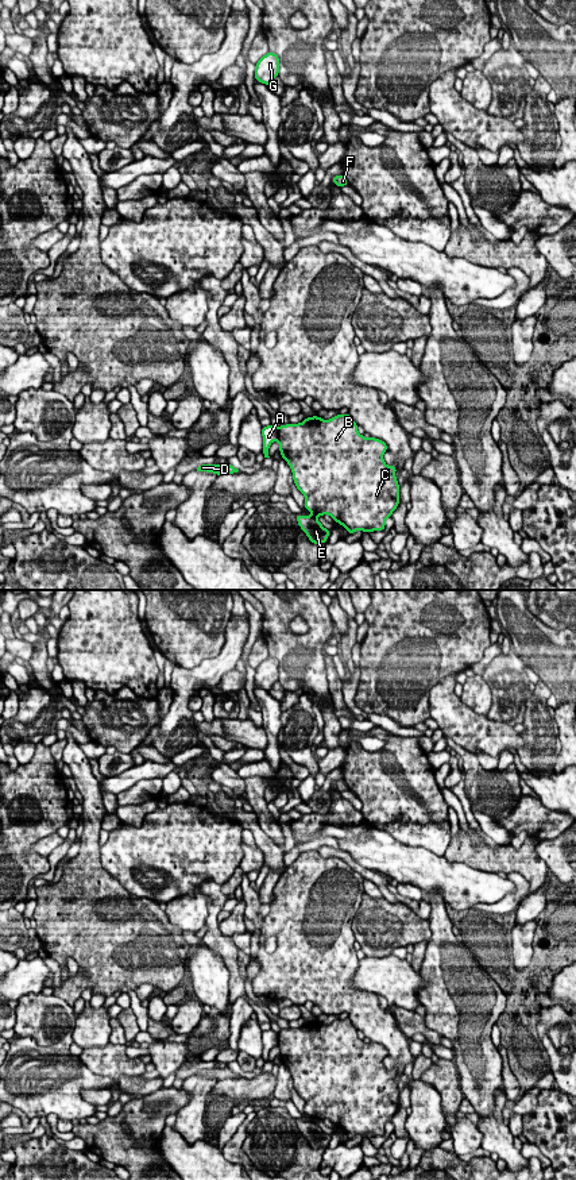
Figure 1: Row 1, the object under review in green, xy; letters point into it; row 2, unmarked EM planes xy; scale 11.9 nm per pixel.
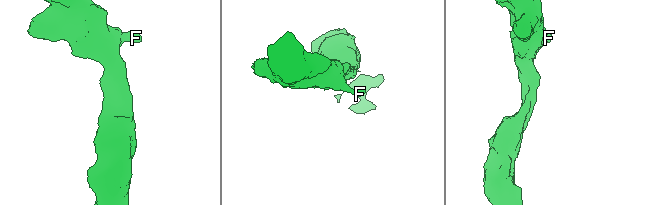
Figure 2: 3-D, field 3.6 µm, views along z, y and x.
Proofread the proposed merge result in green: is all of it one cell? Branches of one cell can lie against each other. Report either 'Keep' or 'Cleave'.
Cleave

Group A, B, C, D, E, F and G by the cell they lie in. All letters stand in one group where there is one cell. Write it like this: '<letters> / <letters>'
A D E / B C F G

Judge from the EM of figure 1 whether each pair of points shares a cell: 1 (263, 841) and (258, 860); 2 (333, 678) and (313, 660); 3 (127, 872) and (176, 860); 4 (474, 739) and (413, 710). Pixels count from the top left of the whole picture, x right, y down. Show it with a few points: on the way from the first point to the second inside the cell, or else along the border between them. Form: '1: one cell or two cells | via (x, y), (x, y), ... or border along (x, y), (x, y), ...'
1: two cells | border along (255, 845), (266, 863)
2: two cells | border along (324, 655), (329, 694)
3: one cell | via (136, 860), (163, 860)
4: two cells | border along (435, 686), (429, 691), (430, 717)

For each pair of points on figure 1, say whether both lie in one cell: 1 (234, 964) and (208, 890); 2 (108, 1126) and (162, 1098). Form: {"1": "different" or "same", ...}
{"1": "same", "2": "same"}

